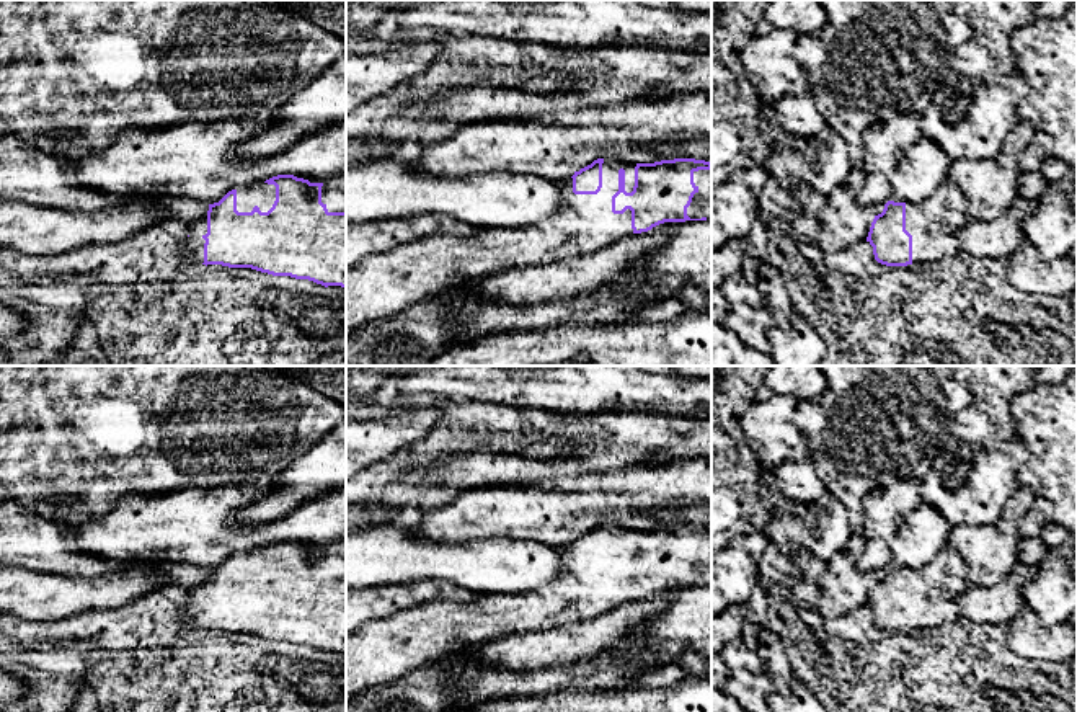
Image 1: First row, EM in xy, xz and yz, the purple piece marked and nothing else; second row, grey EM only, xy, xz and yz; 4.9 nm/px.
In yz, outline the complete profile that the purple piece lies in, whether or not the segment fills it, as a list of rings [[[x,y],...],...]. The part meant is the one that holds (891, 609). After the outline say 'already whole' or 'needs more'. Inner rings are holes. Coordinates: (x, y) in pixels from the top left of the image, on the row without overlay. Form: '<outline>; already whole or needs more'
[[[946,547],[922,568],[888,567],[866,607],[875,625],[886,632],[933,629],[961,616],[955,599],[971,586],[966,562]]]; needs more

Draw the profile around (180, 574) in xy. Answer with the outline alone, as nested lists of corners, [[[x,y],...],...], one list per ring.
[[[165,563],[158,567],[160,572],[163,572],[168,578],[168,583],[178,583],[186,591],[189,591],[193,586],[199,585],[201,581],[207,580],[209,570],[202,567],[191,567],[184,563]]]

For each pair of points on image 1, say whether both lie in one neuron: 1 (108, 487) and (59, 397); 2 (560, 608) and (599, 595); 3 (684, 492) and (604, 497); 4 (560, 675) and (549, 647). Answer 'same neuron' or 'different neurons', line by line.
1: same neuron
2: same neuron
3: same neuron
4: different neurons

